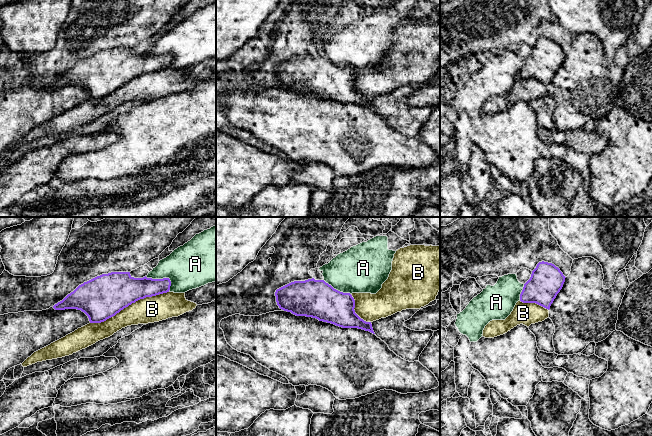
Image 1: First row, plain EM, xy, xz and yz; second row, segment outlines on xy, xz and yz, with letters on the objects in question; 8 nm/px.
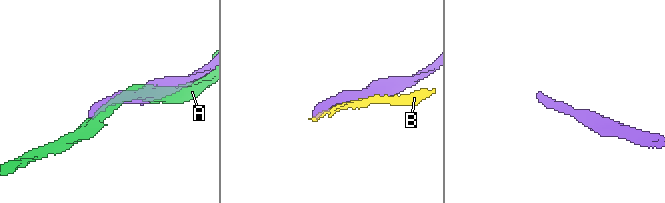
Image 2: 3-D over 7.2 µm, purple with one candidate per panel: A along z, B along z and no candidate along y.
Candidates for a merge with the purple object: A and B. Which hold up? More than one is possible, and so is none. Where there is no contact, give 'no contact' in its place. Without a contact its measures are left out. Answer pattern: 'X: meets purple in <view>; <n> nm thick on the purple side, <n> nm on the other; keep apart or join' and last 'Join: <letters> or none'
A: meets purple in xy; 190 nm thick on the purple side, 360 nm on the other; keep apart
B: meets purple in xy; 340 nm thick on the purple side, 200 nm on the other; keep apart
Join: none

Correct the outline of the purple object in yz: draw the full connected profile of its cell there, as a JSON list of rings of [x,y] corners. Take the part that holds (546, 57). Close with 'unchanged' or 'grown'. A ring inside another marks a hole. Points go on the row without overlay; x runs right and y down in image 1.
[[[544,37],[539,38],[532,47],[530,55],[524,60],[520,77],[536,79],[549,86],[562,65],[565,54],[554,40]]]; unchanged

